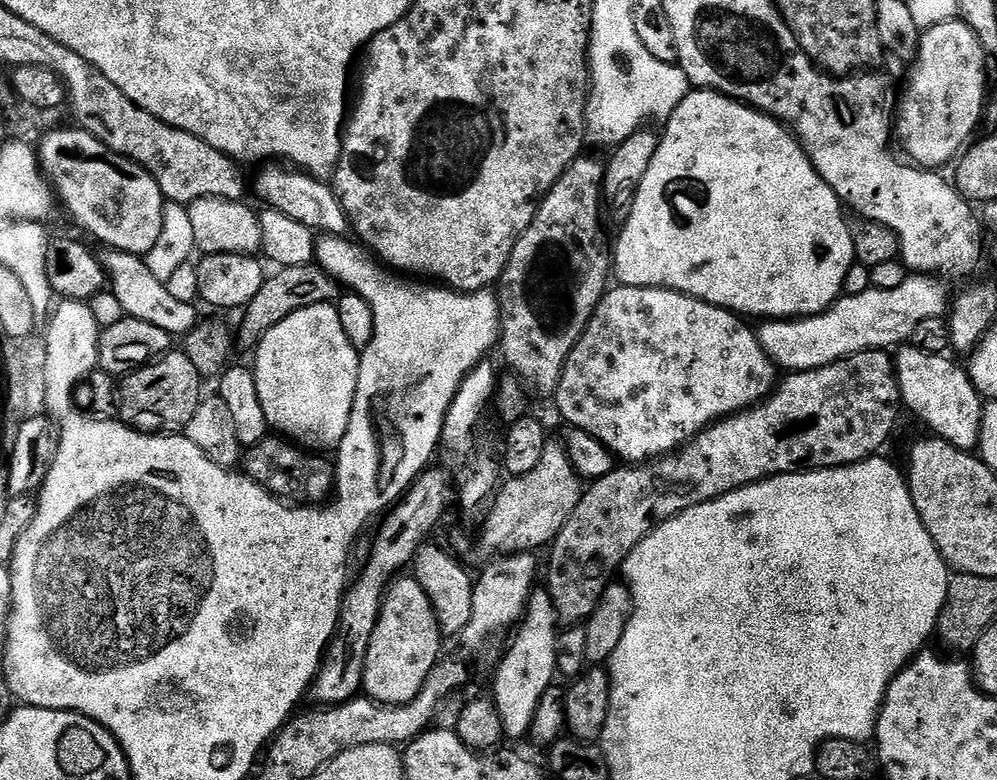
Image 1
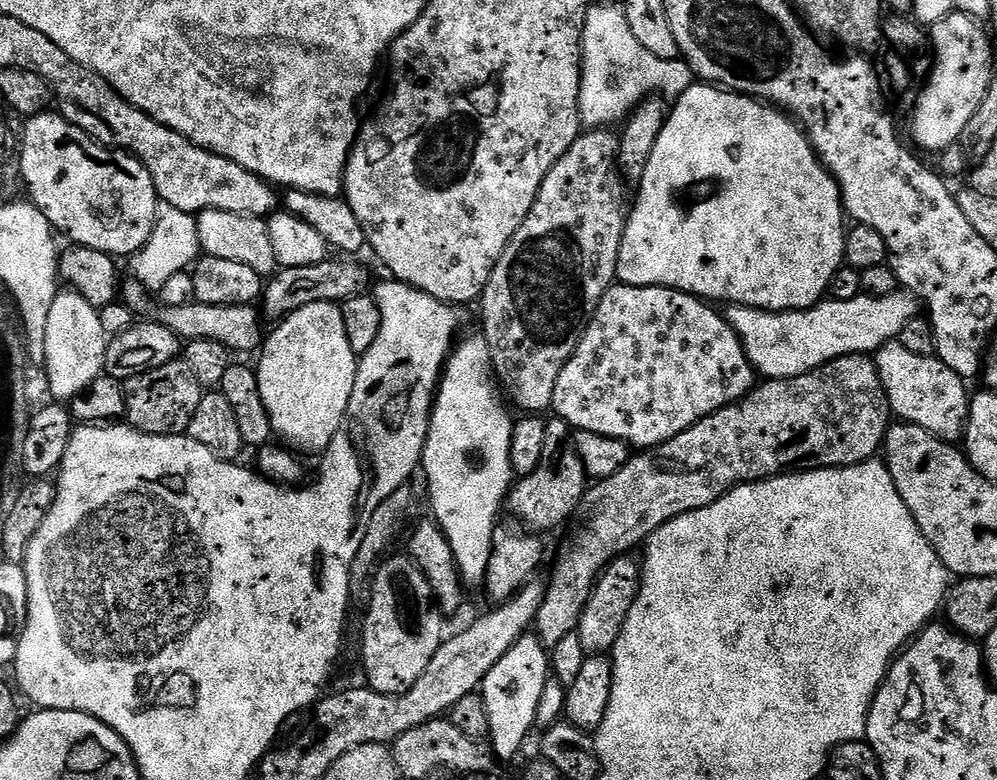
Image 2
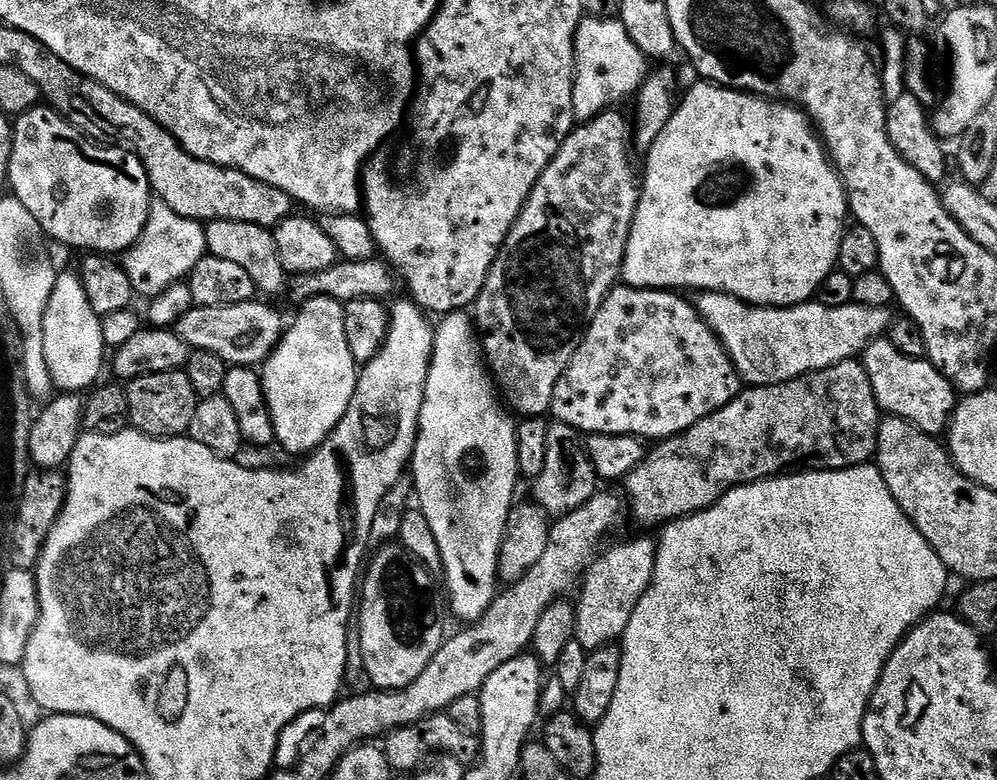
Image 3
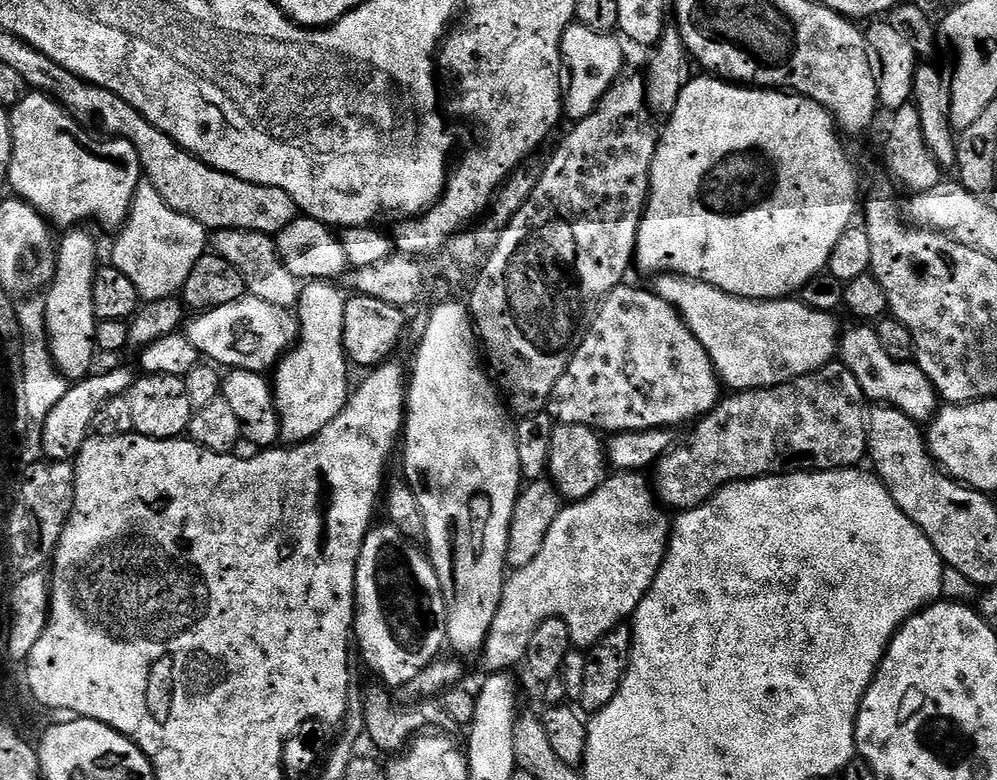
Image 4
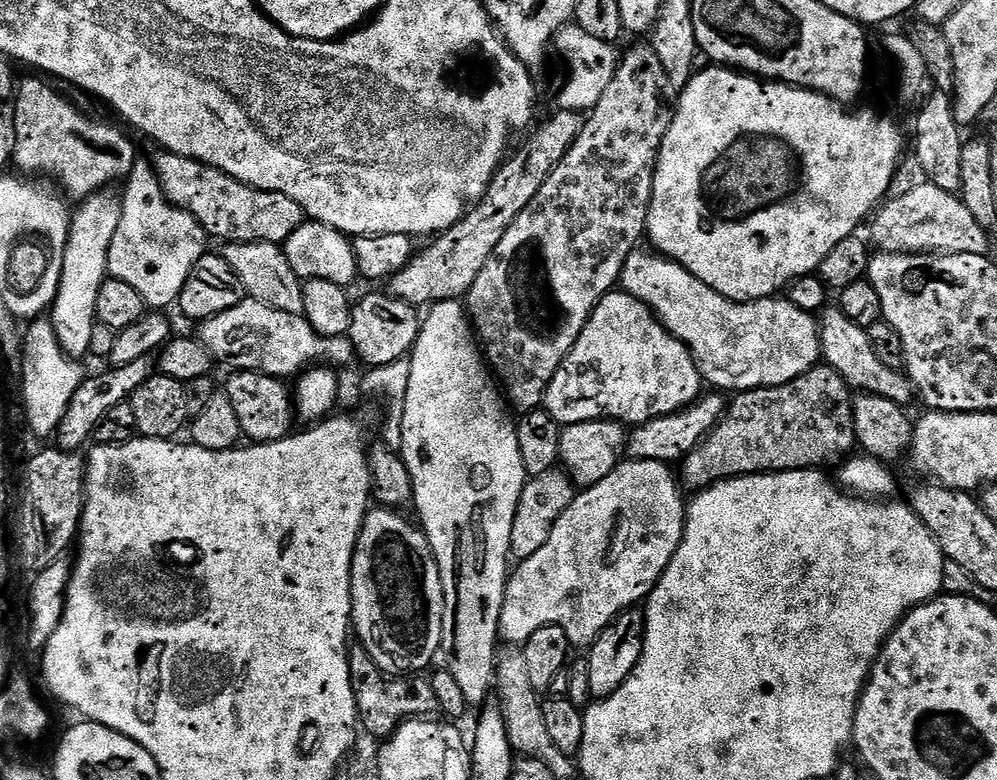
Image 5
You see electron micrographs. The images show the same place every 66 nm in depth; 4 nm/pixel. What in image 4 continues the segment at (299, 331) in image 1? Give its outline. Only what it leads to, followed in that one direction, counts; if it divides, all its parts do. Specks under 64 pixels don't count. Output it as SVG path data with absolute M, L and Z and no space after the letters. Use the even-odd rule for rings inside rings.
M309 280L299 289L300 334L294 347L274 369L272 385L276 409L280 415L280 438L288 446L304 444L330 426L330 422L334 422L334 418L338 418L346 406L350 395L350 361L344 355L342 338L346 296L336 286L326 280Z

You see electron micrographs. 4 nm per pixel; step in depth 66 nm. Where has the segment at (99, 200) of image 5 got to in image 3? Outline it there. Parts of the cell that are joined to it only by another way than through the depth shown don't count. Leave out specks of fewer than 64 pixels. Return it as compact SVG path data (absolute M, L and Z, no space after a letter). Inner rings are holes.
M61 271L56 278L54 294L50 294L50 306L46 306L46 366L52 368L53 385L68 390L72 384L72 376L84 376L89 372L96 376L100 368L96 363L100 356L97 348L103 345L102 330L100 329L100 317L94 314L94 306L90 306L88 295L80 277L75 271Z

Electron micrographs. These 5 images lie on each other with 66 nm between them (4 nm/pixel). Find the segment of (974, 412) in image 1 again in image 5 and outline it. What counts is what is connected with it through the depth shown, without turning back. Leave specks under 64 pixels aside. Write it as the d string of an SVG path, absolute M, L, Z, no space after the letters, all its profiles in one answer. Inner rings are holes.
M830 306L826 308L822 314L822 324L820 346L823 355L831 368L844 375L849 385L855 386L857 389L860 387L861 393L870 396L890 398L890 402L901 406L908 406L908 403L914 400L914 389L907 375L900 370L895 372L890 365L883 364L880 361L879 354L872 349L872 344L868 341L869 333L854 325L850 318L846 318L846 314L842 314L839 307Z

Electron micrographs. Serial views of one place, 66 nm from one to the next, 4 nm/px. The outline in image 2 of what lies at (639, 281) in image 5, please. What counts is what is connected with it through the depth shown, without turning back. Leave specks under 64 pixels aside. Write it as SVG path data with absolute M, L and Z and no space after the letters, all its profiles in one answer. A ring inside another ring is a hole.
M897 290L886 298L861 295L850 302L825 298L801 312L764 312L761 308L732 306L726 319L732 325L748 355L748 361L761 377L785 380L806 374L843 356L875 354L883 344L897 339L908 320L916 316L915 296Z

